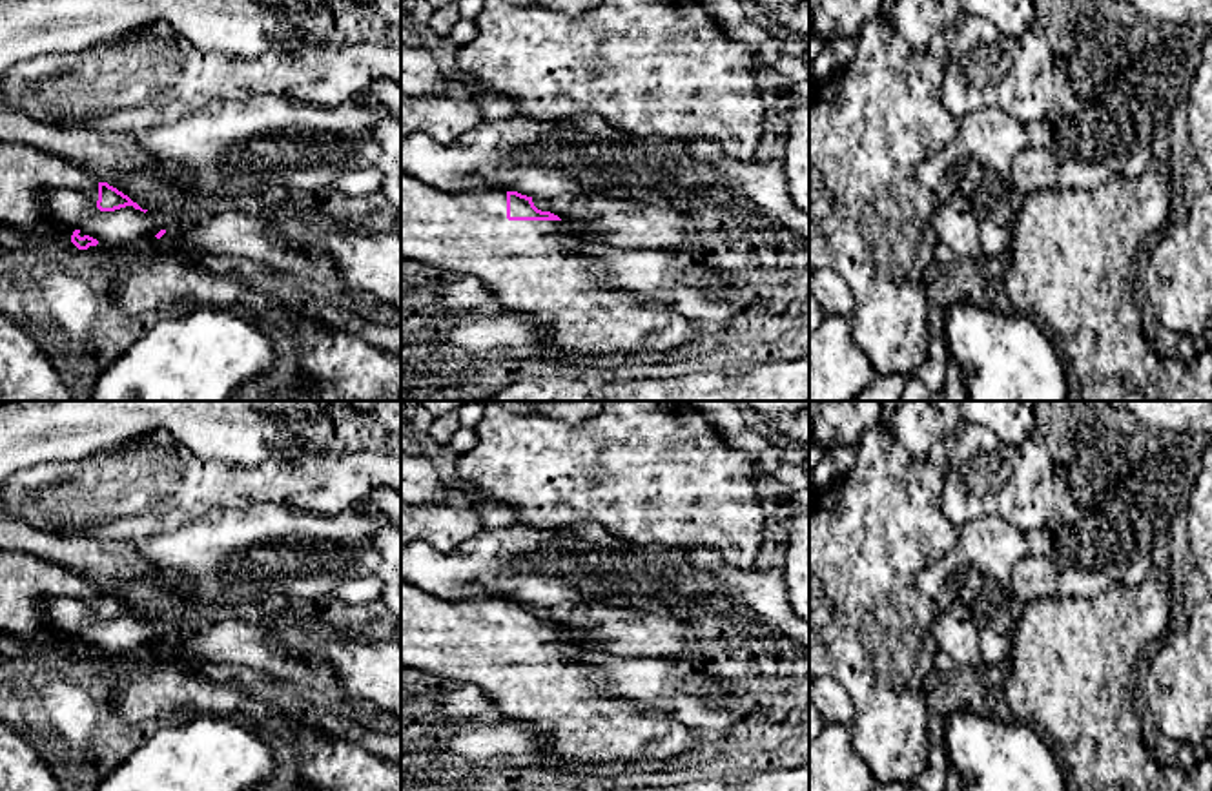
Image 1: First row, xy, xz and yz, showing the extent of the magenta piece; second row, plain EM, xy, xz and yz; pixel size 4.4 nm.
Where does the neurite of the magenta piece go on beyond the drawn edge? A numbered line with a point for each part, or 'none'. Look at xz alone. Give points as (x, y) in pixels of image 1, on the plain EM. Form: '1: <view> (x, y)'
1: xz (533, 675)

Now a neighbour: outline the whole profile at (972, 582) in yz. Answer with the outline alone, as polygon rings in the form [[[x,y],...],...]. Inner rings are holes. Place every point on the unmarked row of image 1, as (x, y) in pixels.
[[[999,516],[959,529],[957,543],[920,572],[919,587],[960,622],[981,623],[1015,605],[1010,581],[1019,560],[1030,554],[1026,534]]]

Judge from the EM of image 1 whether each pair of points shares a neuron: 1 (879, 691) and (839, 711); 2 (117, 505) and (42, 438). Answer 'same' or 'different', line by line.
1: different
2: different

